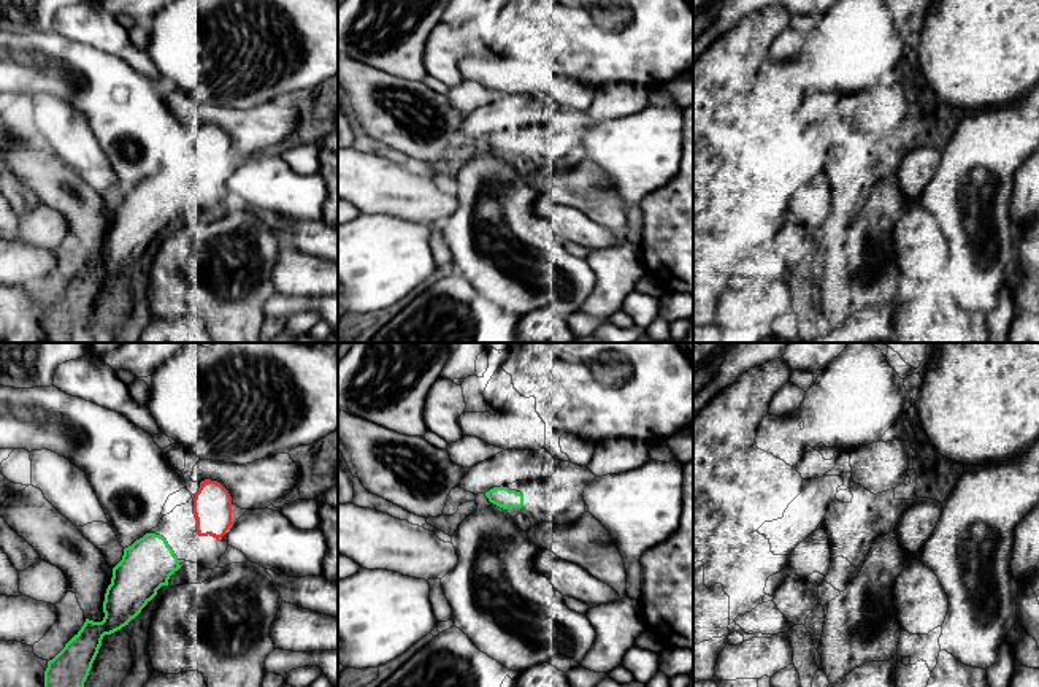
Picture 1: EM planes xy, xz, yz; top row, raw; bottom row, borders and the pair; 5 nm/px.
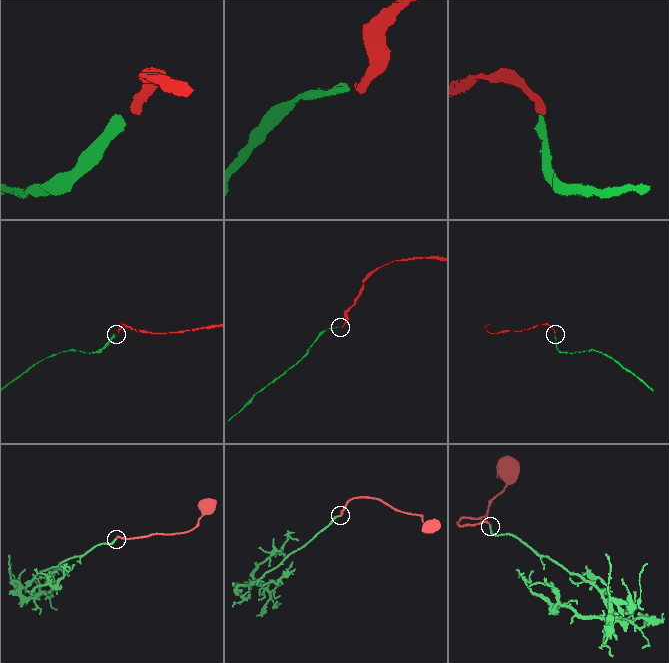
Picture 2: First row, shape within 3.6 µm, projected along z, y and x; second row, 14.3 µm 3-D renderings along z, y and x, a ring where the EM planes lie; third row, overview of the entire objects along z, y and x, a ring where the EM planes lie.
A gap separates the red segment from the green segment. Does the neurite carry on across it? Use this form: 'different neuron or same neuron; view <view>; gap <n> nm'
same neuron; view xy; gap 160 nm

